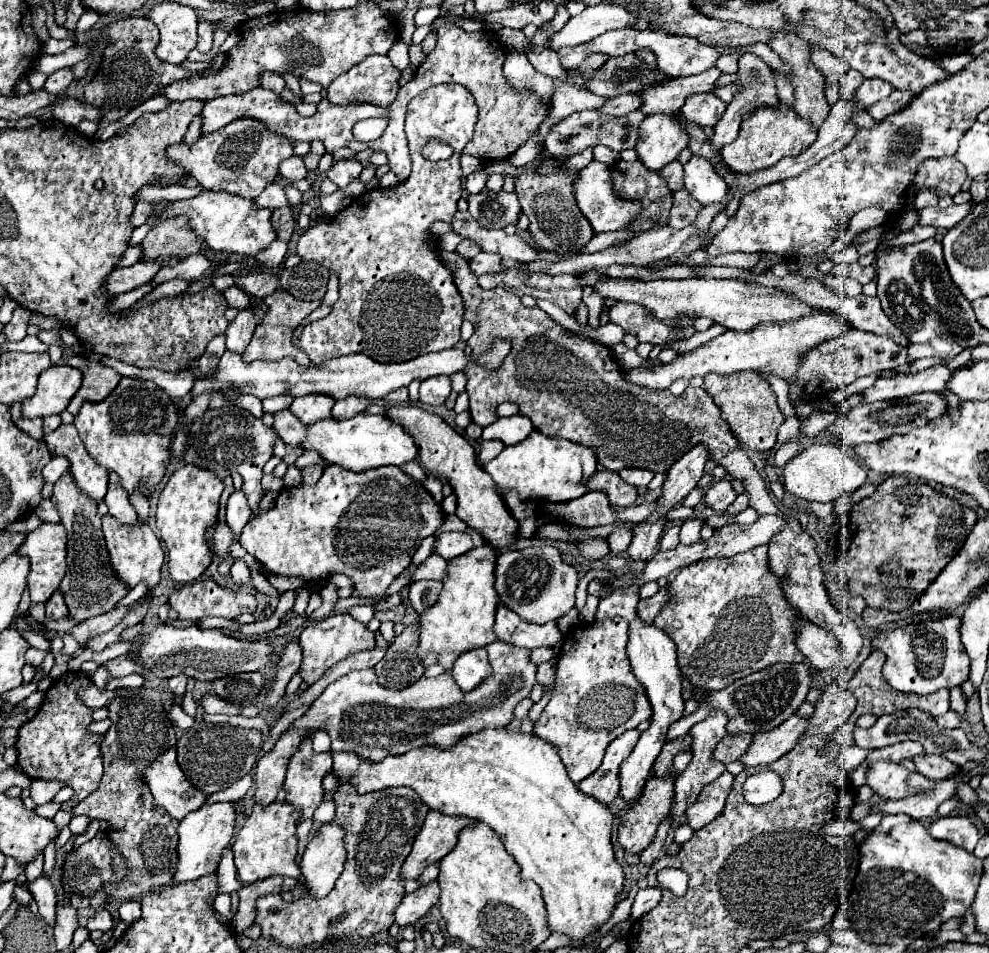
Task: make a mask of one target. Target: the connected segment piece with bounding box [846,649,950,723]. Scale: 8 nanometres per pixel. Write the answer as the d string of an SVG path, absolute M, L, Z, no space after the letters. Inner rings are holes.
M874 649L868 659L860 665L860 669L854 673L854 677L846 683L846 689L850 693L854 693L854 697L858 699L858 705L856 705L856 711L852 713L850 721L854 723L860 715L864 713L870 713L870 715L876 715L876 717L882 717L882 715L892 715L896 711L910 711L910 709L920 709L920 711L926 711L930 713L932 717L936 715L942 715L950 709L950 693L948 695L918 695L918 693L902 693L902 691L896 691L894 687L890 687L890 683L886 683L886 679L882 677L882 665L884 665L884 659L886 655L880 651L880 649Z

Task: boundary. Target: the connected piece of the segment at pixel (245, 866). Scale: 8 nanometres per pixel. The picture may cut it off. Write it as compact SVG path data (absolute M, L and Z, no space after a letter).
M274 801L270 805L256 803L250 817L246 819L244 827L236 833L234 849L234 863L238 869L238 879L244 885L254 881L272 877L272 875L286 875L286 877L300 877L300 867L296 863L298 853L298 837L296 837L296 821L298 811L288 801Z

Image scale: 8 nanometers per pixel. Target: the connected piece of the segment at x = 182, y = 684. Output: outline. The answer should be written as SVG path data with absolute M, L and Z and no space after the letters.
M176 675L176 677L168 679L170 691L172 691L176 697L182 697L182 695L186 693L186 681L188 681L188 677L186 677L186 675Z

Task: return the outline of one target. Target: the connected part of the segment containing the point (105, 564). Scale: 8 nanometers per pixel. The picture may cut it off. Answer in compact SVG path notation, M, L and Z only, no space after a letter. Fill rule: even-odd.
M66 471L62 479L54 483L54 493L50 501L56 505L60 521L68 533L68 573L60 583L60 591L66 599L66 605L70 607L70 617L74 621L82 621L112 611L116 603L126 597L128 591L126 587L122 587L122 583L118 583L118 579L114 579L114 571L110 571L110 559L106 543L102 539L100 515L96 511L98 503L90 499L84 491L78 491L70 471Z

